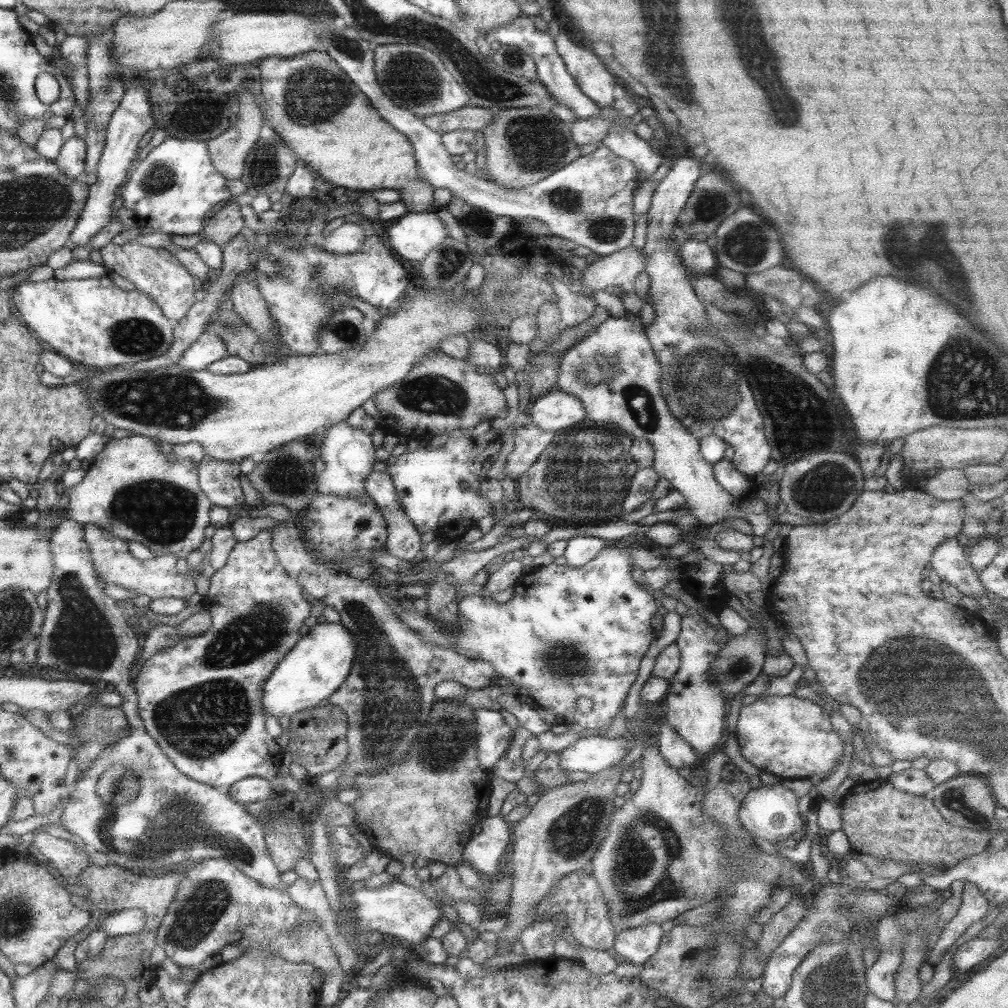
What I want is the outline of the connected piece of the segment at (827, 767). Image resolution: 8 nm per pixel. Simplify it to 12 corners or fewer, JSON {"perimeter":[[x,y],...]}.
{"perimeter":[[796,694],[739,708],[741,756],[782,779],[825,779],[844,744]]}

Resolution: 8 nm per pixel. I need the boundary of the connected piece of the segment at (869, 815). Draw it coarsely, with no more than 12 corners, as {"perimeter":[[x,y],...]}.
{"perimeter":[[878,780],[843,796],[850,850],[950,869],[987,831]]}

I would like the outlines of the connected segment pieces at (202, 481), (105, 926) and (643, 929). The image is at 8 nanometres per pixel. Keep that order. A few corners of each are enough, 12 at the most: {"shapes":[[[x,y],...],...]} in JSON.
{"shapes":[[[203,455],[199,490],[212,505],[243,505],[238,462]],[[124,908],[109,913],[99,929],[107,937],[139,934],[143,910]],[[655,923],[623,929],[612,944],[618,961],[642,966],[662,936]]]}

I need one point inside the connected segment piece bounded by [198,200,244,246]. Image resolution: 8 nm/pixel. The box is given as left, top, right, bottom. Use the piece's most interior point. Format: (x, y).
(224, 225)

